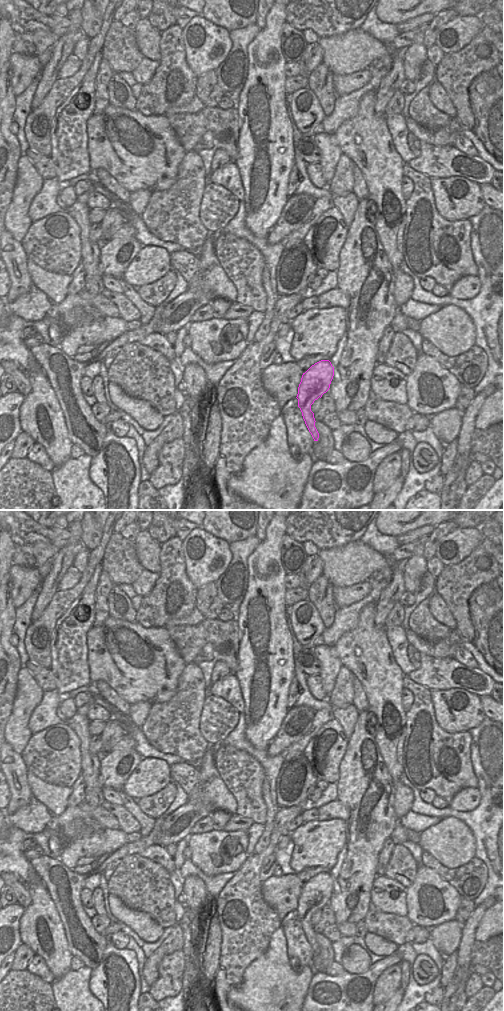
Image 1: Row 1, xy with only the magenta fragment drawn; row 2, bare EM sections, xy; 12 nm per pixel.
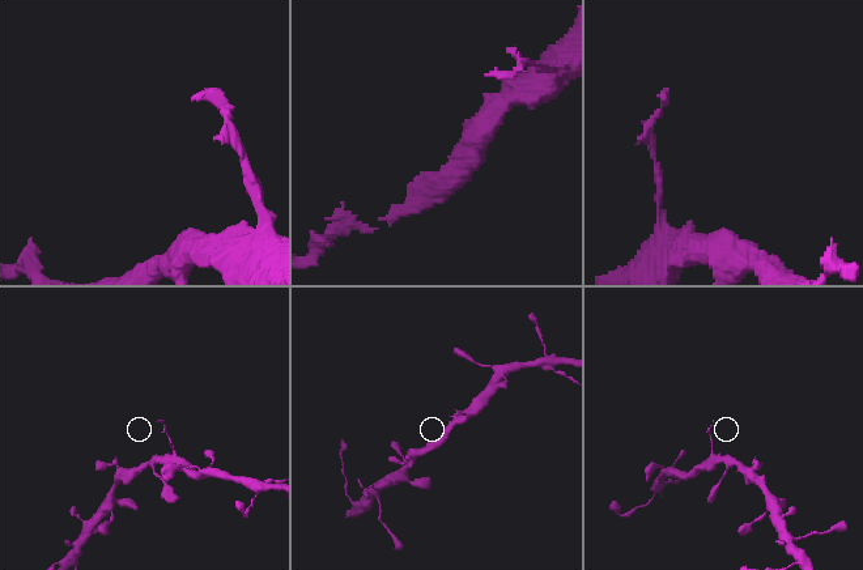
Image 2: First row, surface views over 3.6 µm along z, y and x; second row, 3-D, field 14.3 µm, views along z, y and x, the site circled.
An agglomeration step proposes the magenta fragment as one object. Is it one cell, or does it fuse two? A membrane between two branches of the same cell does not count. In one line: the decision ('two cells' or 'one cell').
one cell

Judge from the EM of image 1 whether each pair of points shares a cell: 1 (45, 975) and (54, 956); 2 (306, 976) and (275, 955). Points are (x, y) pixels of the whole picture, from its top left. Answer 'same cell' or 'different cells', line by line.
1: different cells
2: same cell

